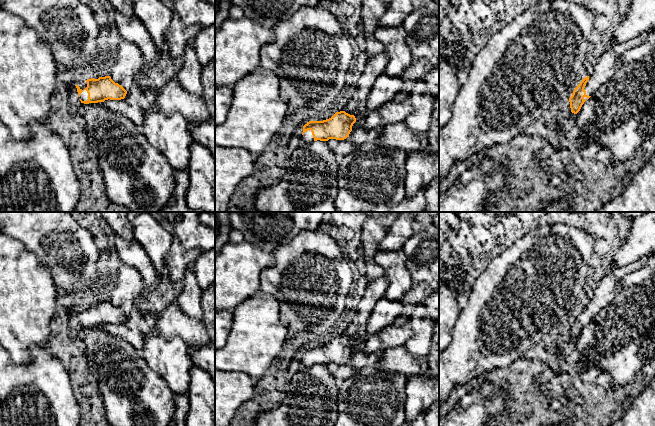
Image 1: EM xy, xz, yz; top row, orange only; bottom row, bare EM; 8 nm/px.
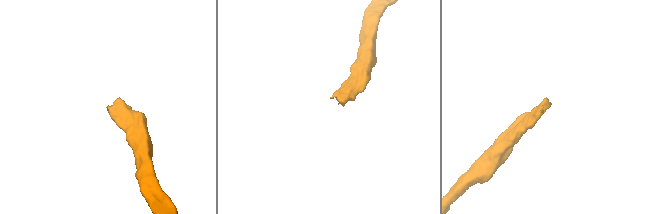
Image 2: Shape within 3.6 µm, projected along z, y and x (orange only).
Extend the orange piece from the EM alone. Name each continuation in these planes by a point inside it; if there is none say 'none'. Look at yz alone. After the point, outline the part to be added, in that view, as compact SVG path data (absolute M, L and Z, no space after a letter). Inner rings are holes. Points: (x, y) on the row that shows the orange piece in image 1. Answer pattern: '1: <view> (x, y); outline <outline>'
1: yz (606, 66); outline M648 33L640 34L631 40L616 43L606 50L596 63L593 74L589 76L589 80L585 85L586 95L592 96L604 82L610 79L622 65L620 63L622 55L629 49L640 45L647 35Z

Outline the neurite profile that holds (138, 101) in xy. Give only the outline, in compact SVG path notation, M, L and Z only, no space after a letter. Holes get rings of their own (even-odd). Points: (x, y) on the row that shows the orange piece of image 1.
M136 80L124 99L108 99L103 103L114 113L127 117L135 123L138 128L142 129L145 113L157 106L157 92L143 89Z

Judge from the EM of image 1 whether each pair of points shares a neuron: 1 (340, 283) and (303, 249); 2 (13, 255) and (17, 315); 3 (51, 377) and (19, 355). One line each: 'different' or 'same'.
1: same
2: same
3: different

